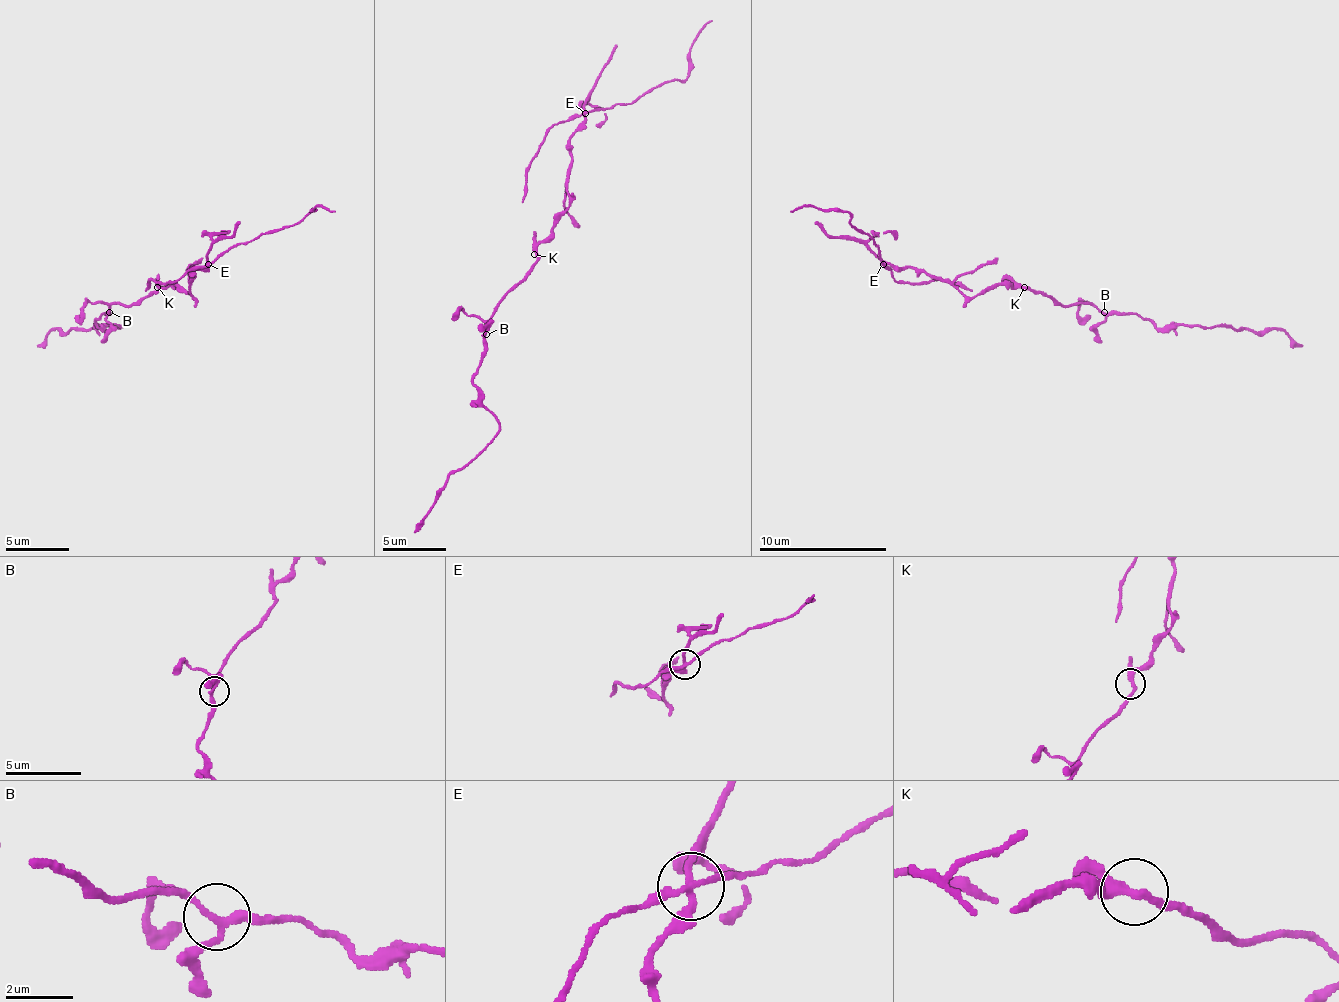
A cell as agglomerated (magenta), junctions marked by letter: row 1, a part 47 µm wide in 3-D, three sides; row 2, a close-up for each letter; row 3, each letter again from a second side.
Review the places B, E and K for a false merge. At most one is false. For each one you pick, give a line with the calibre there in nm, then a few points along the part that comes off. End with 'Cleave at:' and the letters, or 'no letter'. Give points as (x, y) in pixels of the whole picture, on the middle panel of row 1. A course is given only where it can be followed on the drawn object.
E: 200 nm | (585, 114), (614, 104), (633, 104), (687, 76), (691, 44), (713, 21)
Cleave at: E

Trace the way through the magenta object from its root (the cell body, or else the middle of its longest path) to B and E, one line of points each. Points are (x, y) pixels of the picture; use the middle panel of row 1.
B: (537, 251), (534, 267), (496, 308), (486, 324), (486, 334)
E: (537, 251), (553, 219), (569, 203), (569, 136), (585, 114)

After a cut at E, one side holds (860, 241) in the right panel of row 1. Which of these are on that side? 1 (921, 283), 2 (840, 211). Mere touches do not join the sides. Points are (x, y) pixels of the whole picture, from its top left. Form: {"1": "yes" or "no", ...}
{"1": "no", "2": "no"}

